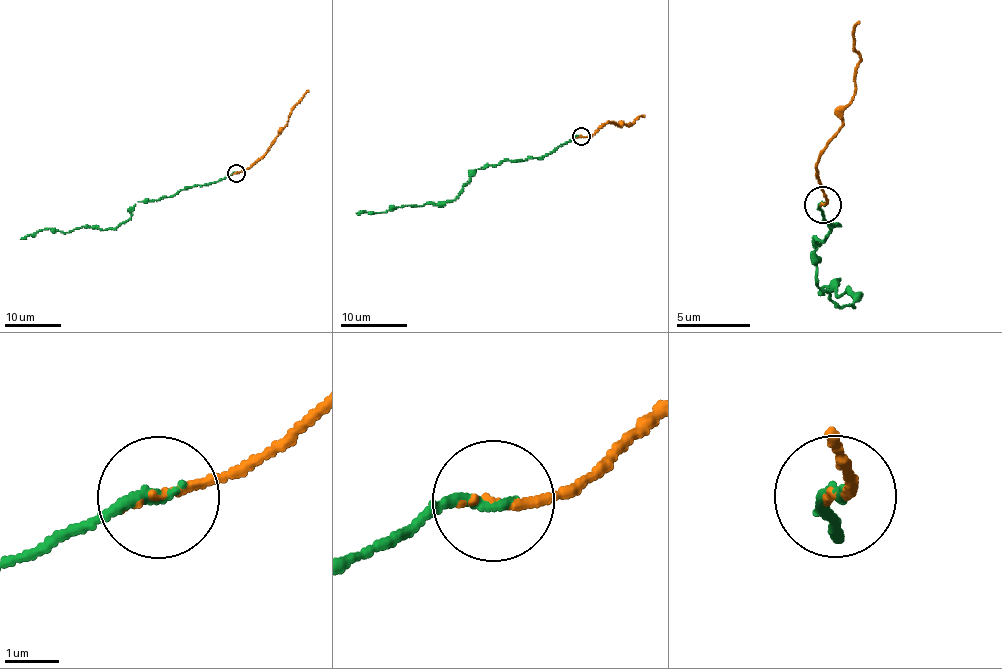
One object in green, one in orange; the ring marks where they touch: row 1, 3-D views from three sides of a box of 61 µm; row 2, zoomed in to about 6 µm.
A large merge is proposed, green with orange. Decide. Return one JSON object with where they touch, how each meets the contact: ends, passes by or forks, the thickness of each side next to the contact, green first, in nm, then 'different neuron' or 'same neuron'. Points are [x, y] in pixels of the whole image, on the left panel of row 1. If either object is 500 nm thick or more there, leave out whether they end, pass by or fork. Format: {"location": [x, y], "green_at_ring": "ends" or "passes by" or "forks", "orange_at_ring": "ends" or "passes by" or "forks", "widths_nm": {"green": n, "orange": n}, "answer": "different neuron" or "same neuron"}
{"location": [236, 173], "green_at_ring": "ends", "orange_at_ring": "ends", "widths_nm": {"green": 240, "orange": 130}, "answer": "same neuron"}

